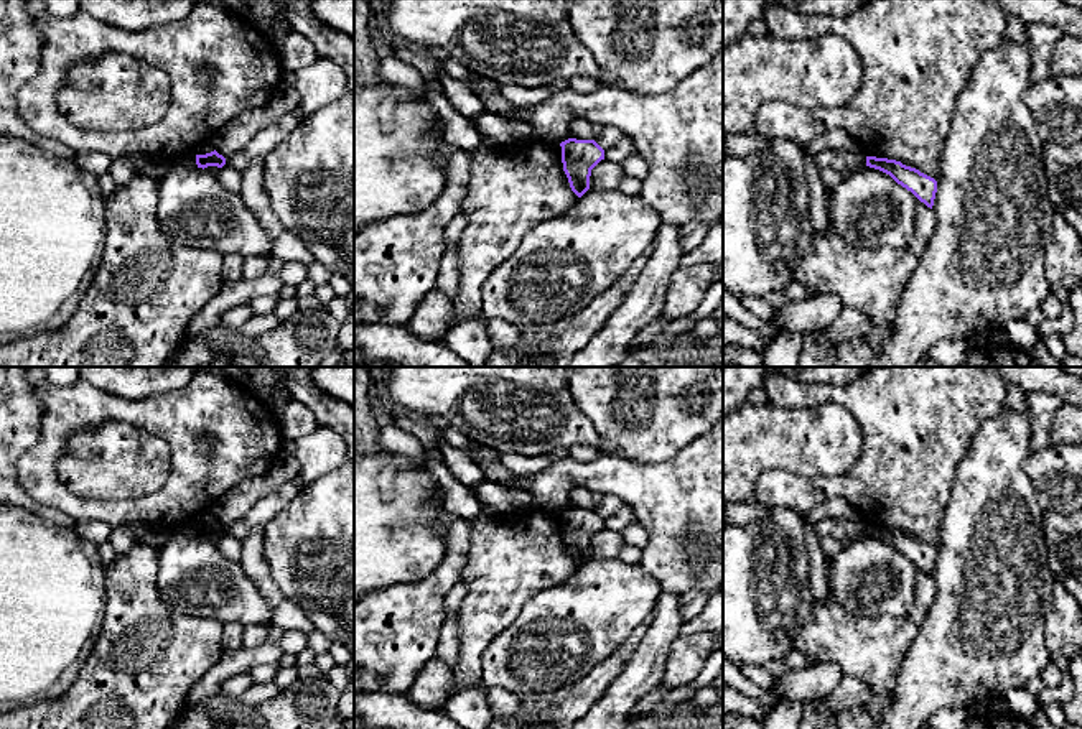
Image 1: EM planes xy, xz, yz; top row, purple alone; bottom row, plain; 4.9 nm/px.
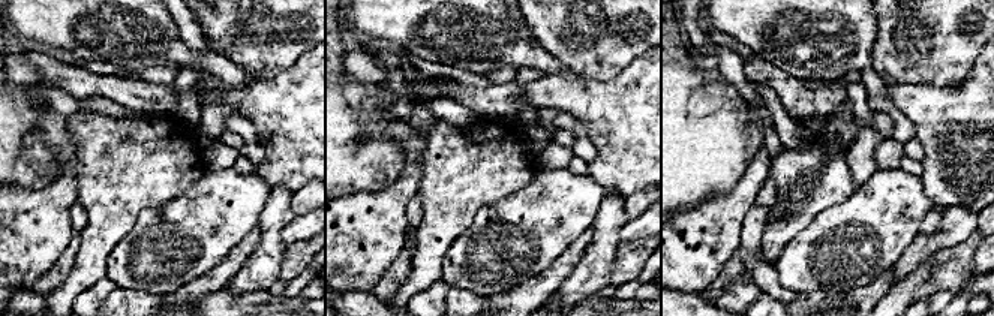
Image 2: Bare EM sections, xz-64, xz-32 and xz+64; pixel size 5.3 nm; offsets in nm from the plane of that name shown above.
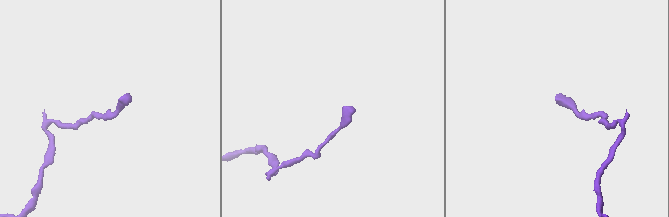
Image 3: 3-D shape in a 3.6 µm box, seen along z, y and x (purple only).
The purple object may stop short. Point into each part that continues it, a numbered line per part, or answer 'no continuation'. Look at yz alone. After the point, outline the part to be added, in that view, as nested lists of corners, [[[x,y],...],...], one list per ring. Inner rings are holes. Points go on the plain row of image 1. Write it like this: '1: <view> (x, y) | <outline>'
no continuation

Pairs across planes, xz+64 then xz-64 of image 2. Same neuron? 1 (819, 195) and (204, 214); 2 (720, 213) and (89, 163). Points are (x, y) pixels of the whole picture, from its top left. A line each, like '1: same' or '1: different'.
1: different
2: different

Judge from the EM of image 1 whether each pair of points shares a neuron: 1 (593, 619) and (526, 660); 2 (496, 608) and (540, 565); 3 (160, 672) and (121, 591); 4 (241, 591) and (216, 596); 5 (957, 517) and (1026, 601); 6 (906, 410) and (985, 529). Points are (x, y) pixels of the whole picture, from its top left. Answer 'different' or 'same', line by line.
1: same
2: same
3: same
4: same
5: same
6: different

